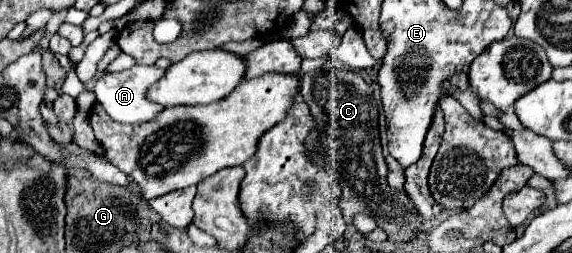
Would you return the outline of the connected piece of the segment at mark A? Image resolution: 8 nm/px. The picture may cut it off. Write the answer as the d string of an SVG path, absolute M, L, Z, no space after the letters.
M134 65L128 71L100 75L94 85L94 93L96 93L96 99L102 103L102 107L114 121L146 123L146 121L152 121L154 117L158 117L158 113L162 113L162 109L164 109L158 103L150 103L150 99L146 97L146 89L150 89L150 85L158 83L162 79L162 75L164 75L164 69L160 69L156 65Z

